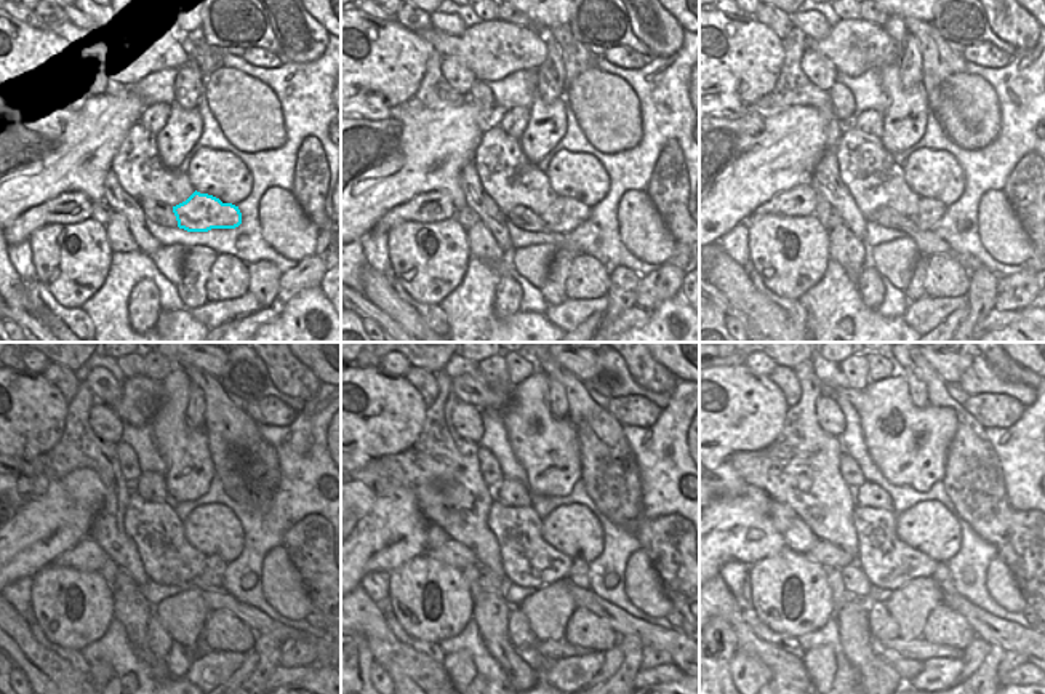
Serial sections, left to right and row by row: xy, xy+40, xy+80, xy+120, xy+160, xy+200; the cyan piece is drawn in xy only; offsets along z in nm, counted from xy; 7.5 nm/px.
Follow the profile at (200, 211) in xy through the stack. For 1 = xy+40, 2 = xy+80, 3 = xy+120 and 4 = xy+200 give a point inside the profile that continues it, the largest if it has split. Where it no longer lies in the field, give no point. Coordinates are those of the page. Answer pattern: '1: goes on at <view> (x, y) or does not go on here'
1: goes on at xy+40 (565, 213)
2: goes on at xy+80 (928, 213)
3: goes on at xy+120 (213, 570)
4: goes on at xy+200 (941, 576)

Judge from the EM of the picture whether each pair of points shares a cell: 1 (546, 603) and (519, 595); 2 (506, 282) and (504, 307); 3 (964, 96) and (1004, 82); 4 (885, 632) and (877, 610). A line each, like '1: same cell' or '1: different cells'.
1: different cells
2: same cell
3: different cells
4: same cell

